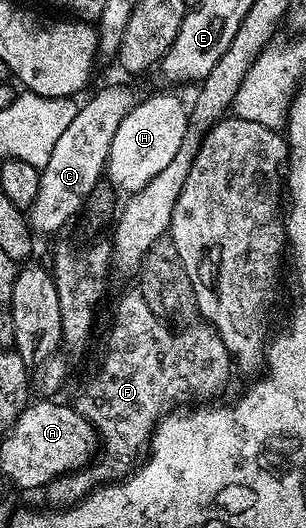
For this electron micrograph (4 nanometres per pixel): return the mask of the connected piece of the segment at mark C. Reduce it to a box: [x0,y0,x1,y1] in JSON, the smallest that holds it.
[27,85,135,234]

